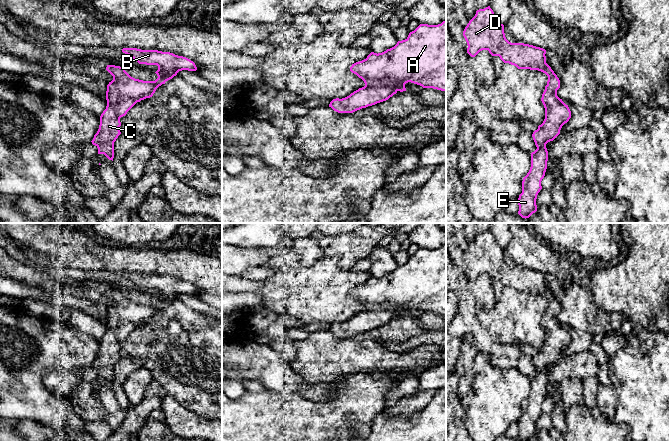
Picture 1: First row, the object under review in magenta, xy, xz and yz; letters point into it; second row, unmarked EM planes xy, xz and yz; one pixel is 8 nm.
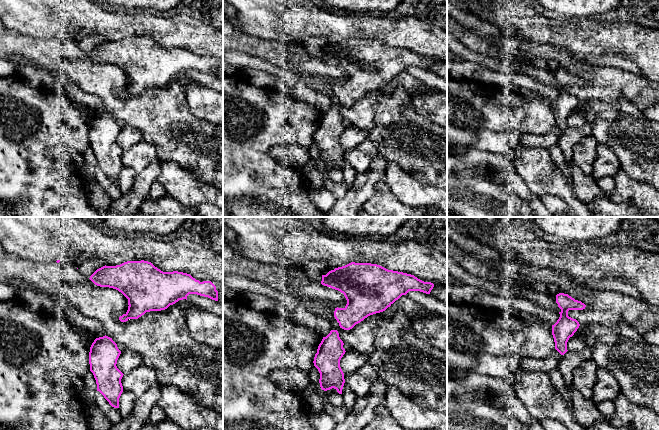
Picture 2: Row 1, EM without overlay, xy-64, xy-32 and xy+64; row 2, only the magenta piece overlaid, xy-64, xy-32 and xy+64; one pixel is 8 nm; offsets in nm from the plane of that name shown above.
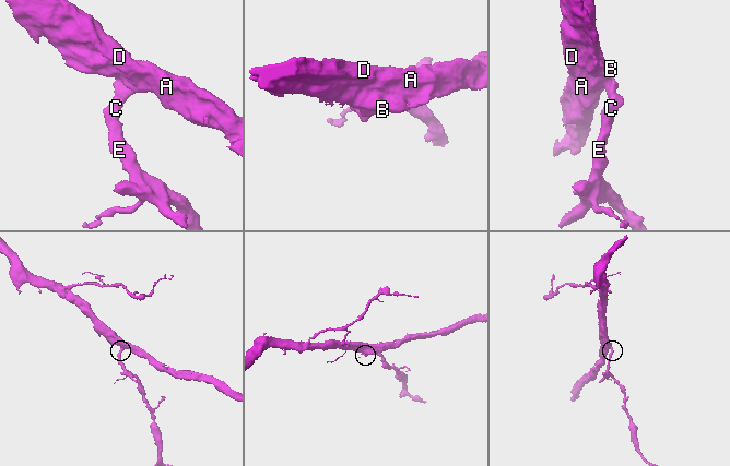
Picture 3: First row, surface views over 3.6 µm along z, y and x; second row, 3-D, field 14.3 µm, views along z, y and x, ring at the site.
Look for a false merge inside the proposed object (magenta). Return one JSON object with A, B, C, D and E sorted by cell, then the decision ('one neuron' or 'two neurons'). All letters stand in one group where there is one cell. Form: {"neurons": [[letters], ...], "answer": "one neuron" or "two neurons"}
{"neurons": [["A", "B", "C", "D", "E"]], "answer": "one neuron"}

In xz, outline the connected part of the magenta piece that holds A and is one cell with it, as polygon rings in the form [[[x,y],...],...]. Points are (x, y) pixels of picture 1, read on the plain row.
[[[446,244],[438,249],[420,248],[410,256],[405,264],[382,277],[371,276],[366,283],[352,288],[350,295],[361,302],[365,310],[351,317],[349,320],[333,323],[329,331],[338,337],[353,337],[362,332],[375,329],[388,324],[398,315],[406,315],[405,308],[408,306],[446,316]]]

